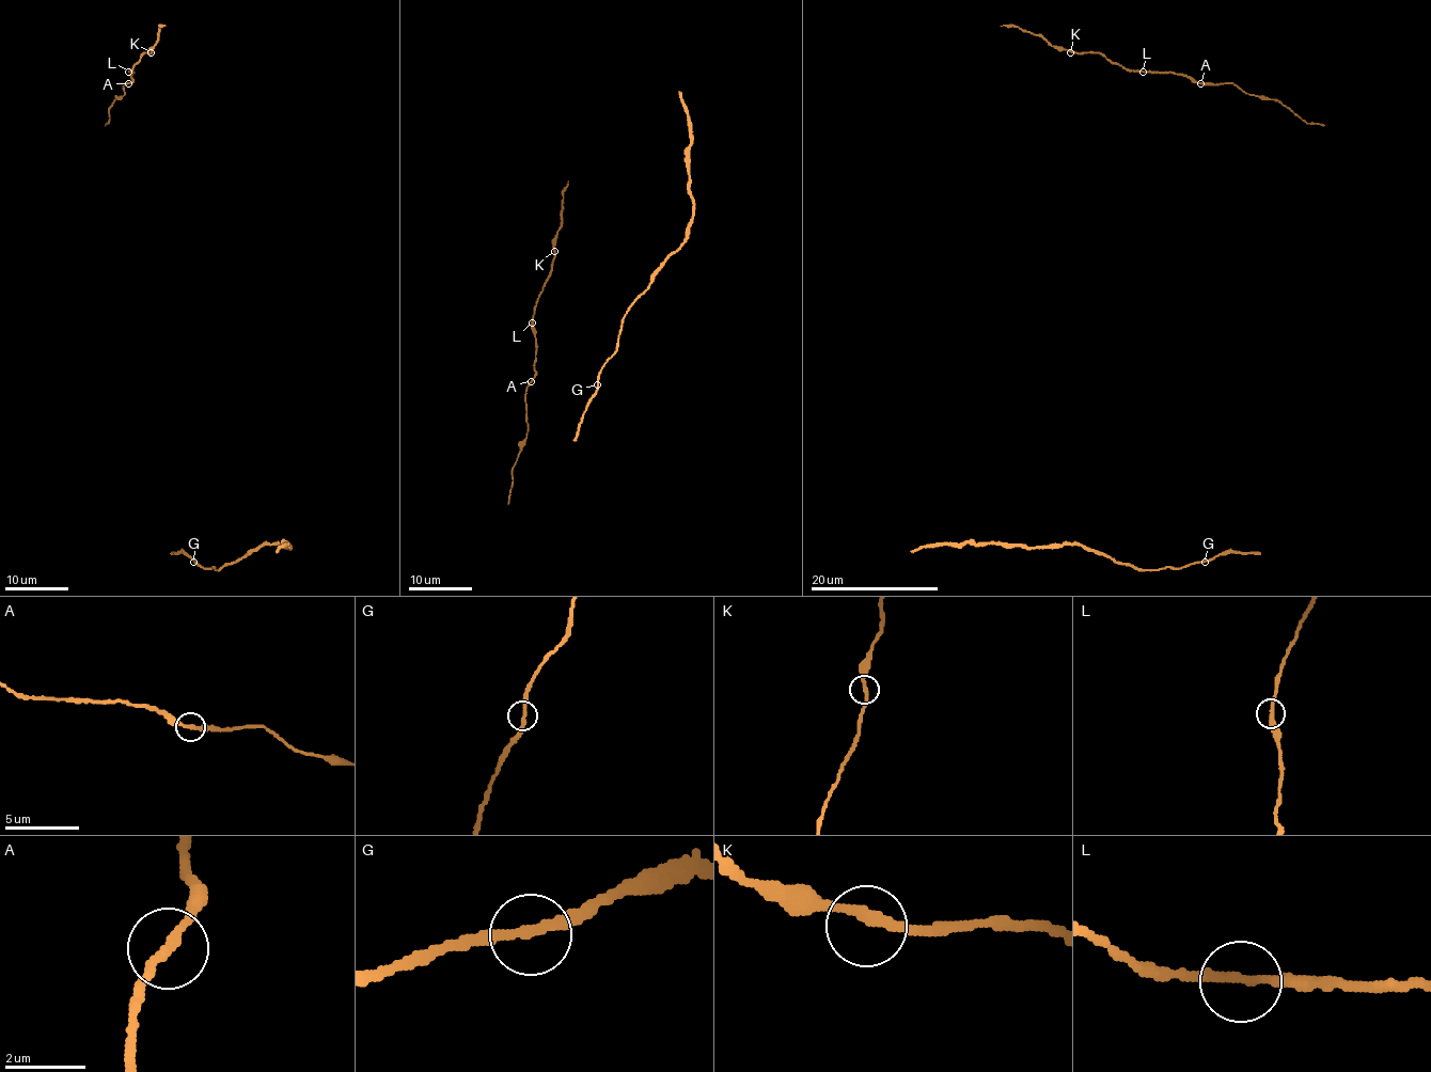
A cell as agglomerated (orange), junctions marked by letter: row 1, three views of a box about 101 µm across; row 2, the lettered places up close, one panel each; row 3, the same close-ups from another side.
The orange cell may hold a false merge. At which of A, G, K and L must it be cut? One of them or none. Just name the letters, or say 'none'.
none

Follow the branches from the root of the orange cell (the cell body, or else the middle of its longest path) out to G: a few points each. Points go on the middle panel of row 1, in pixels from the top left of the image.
G: (575, 441), (578, 425), (597, 384)

